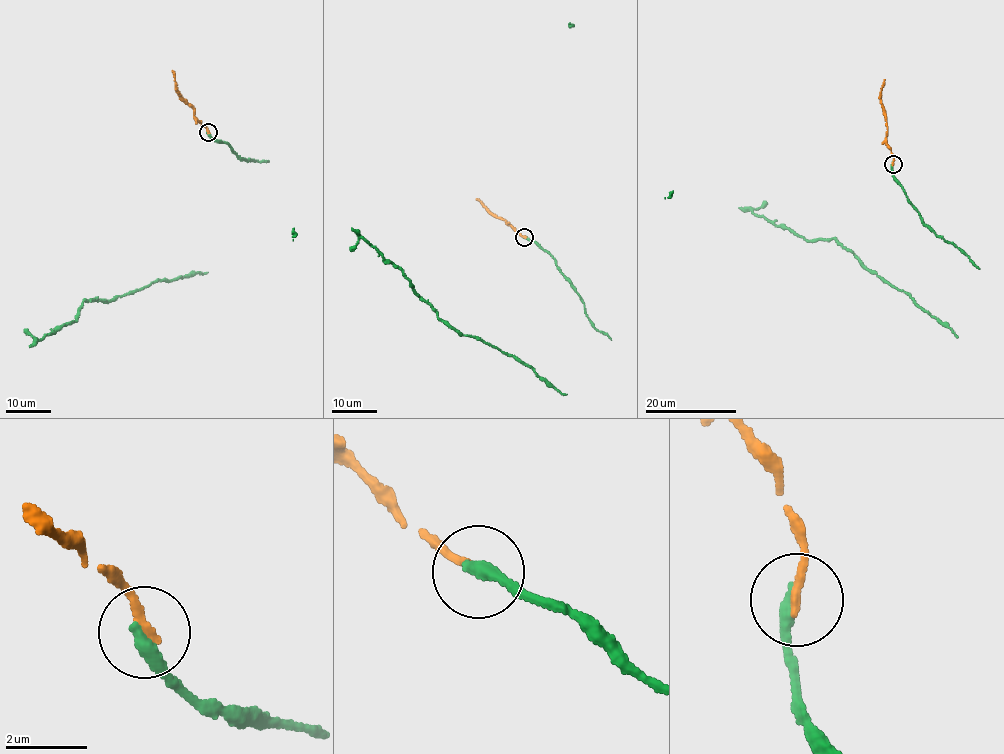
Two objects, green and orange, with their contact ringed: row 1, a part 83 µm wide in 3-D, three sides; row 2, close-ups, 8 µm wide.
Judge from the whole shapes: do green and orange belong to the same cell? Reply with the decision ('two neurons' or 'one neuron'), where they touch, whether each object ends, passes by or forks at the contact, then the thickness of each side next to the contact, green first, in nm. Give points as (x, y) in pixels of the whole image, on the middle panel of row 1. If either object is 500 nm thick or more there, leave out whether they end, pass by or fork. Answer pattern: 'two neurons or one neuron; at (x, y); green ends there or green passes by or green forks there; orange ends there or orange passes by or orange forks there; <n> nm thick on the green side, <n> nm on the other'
one neuron; at (524, 237); green ends there; orange ends there; 320 nm thick on the green side, 240 nm on the other

